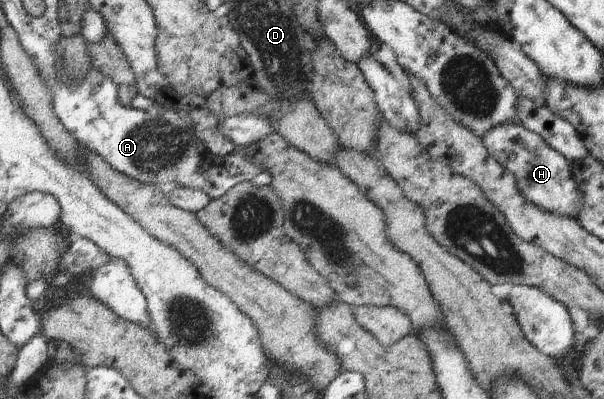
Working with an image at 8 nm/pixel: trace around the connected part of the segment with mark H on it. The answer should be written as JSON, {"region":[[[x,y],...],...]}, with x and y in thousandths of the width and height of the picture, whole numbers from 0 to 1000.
{"region":[[[848,298],[844,306],[813,318],[798,348],[808,383],[838,429],[849,434],[861,484],[877,509],[919,536],[952,544],[965,506],[965,489],[945,436],[947,414],[894,338]]]}

